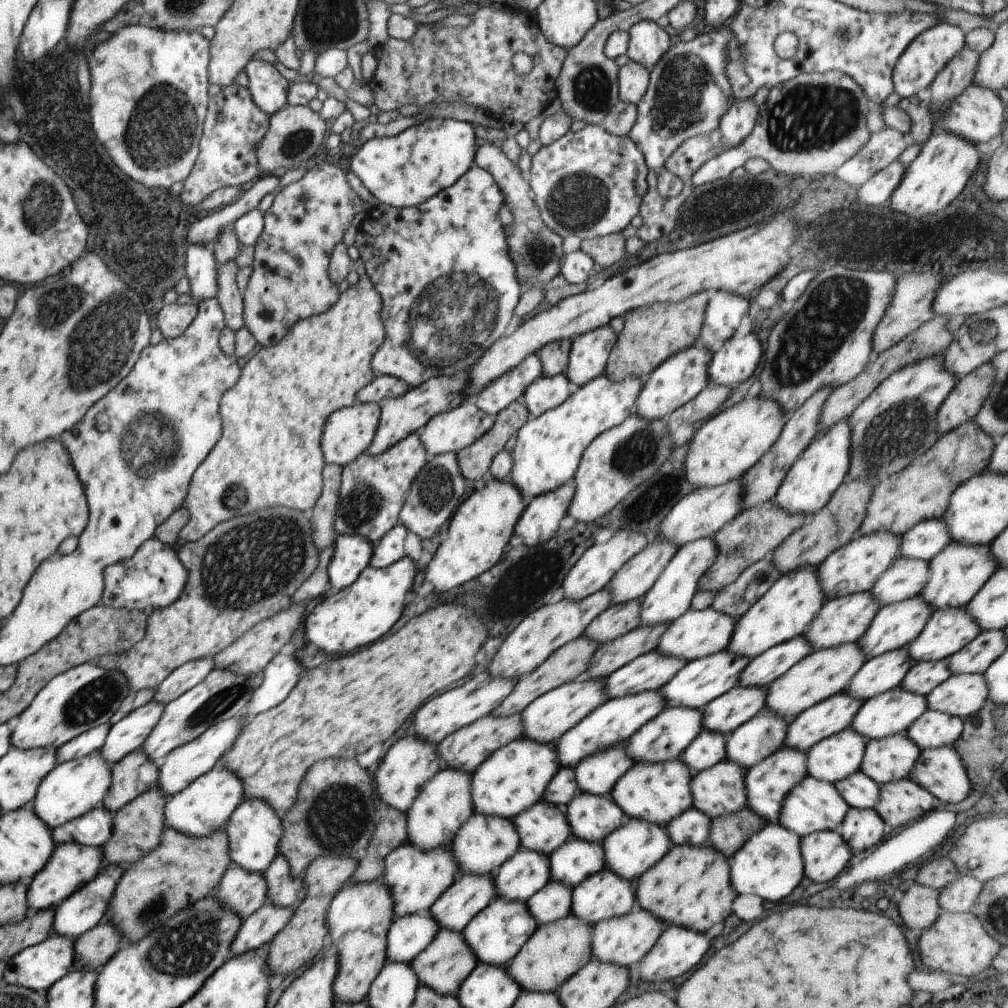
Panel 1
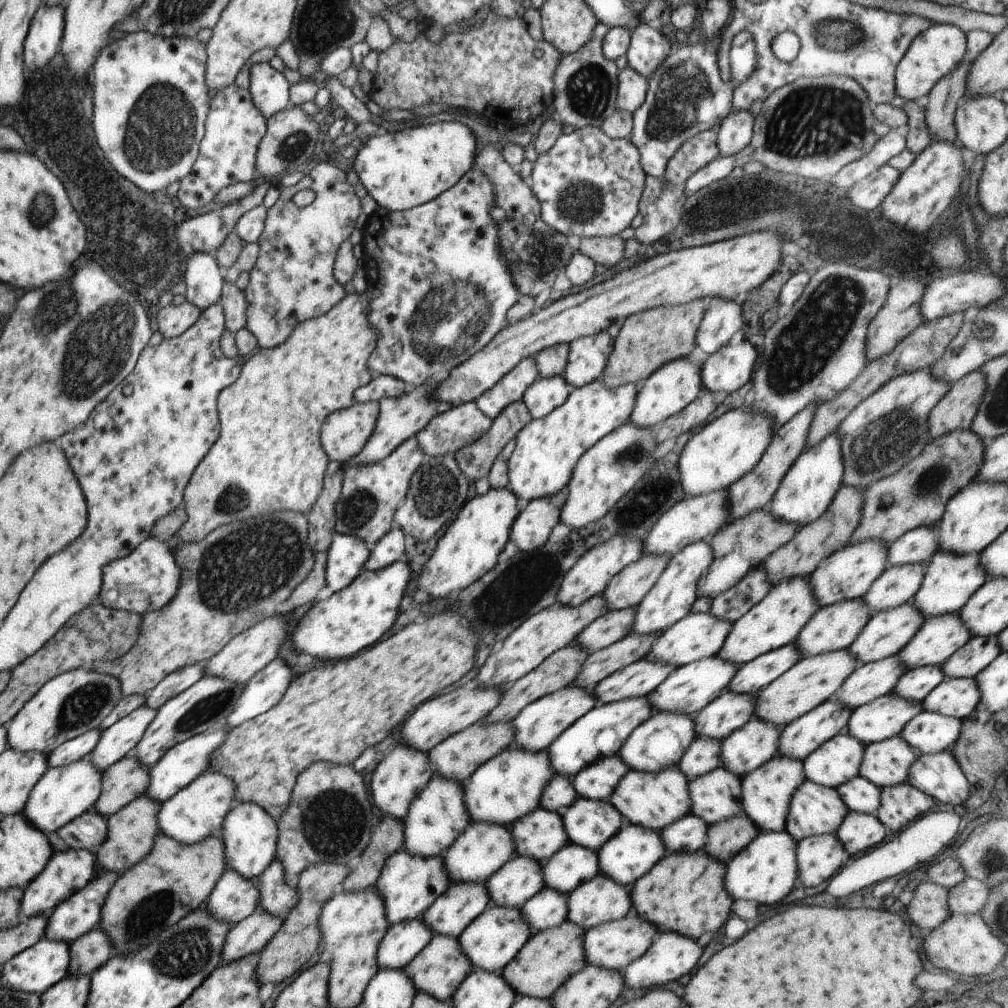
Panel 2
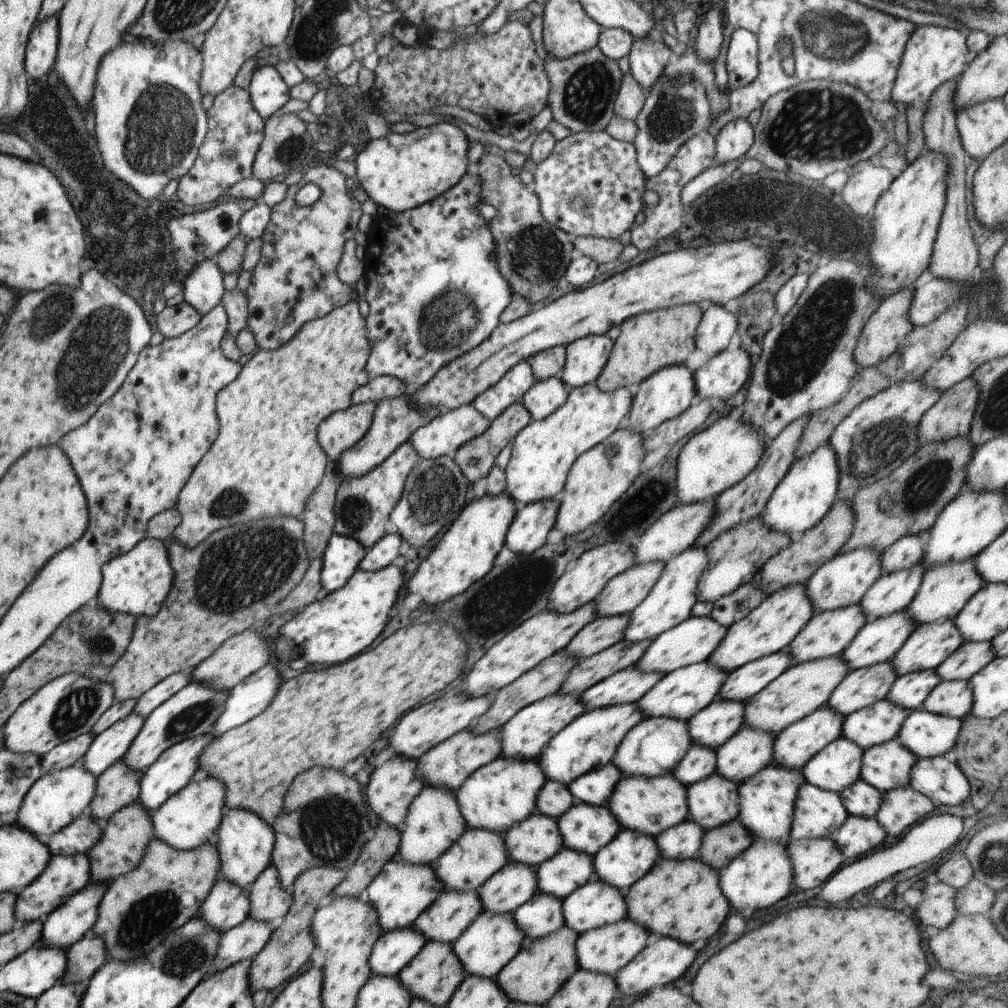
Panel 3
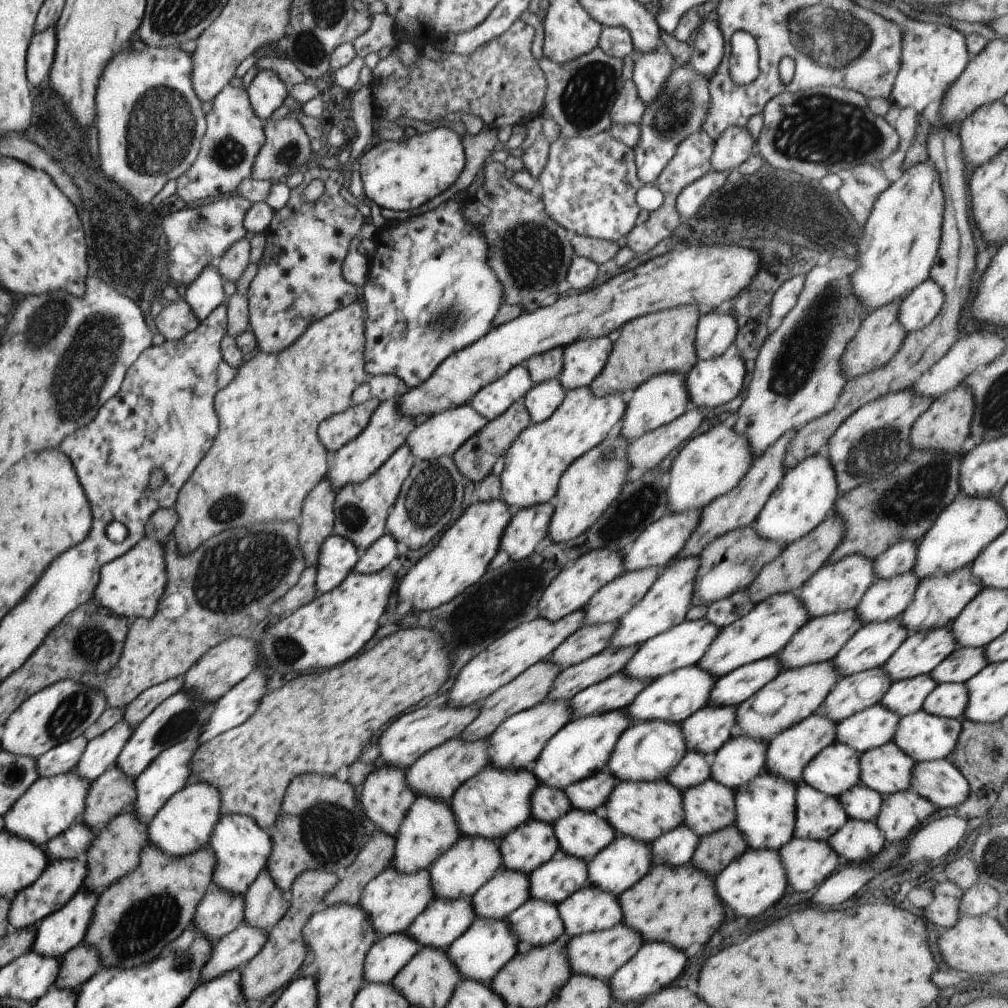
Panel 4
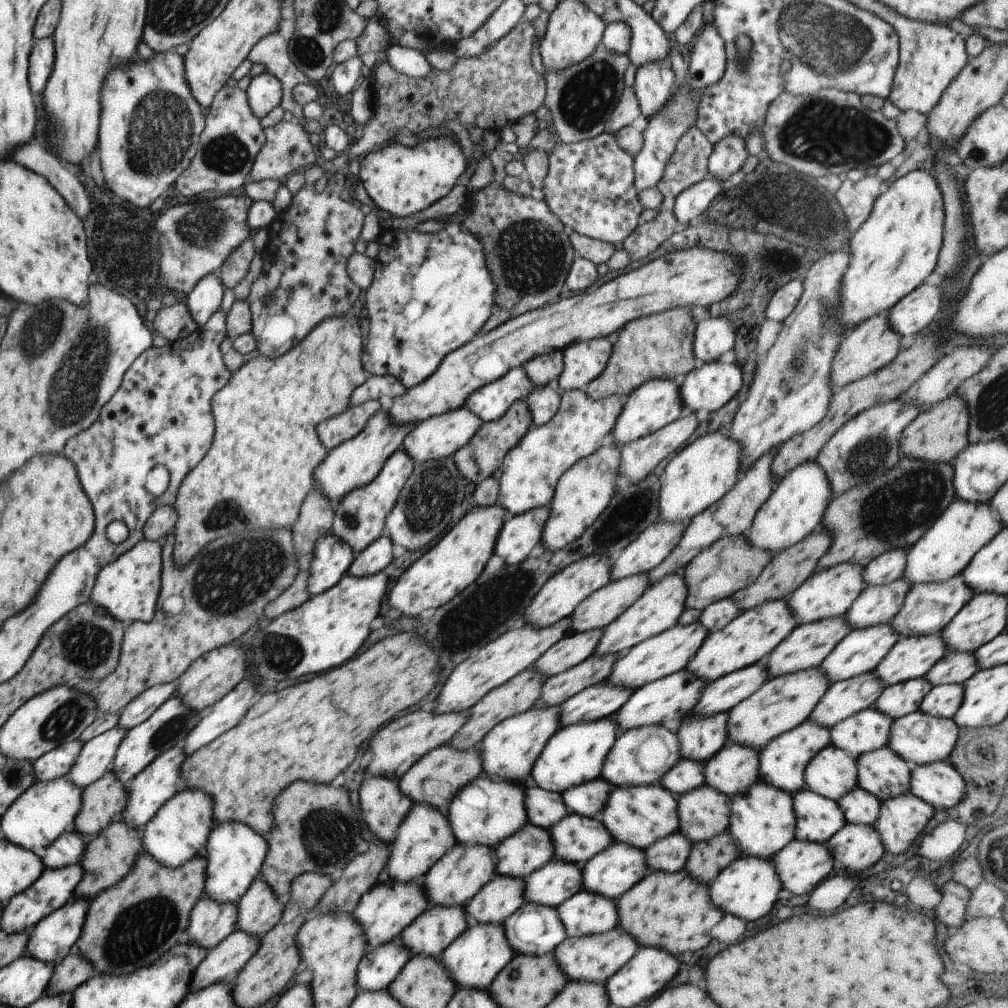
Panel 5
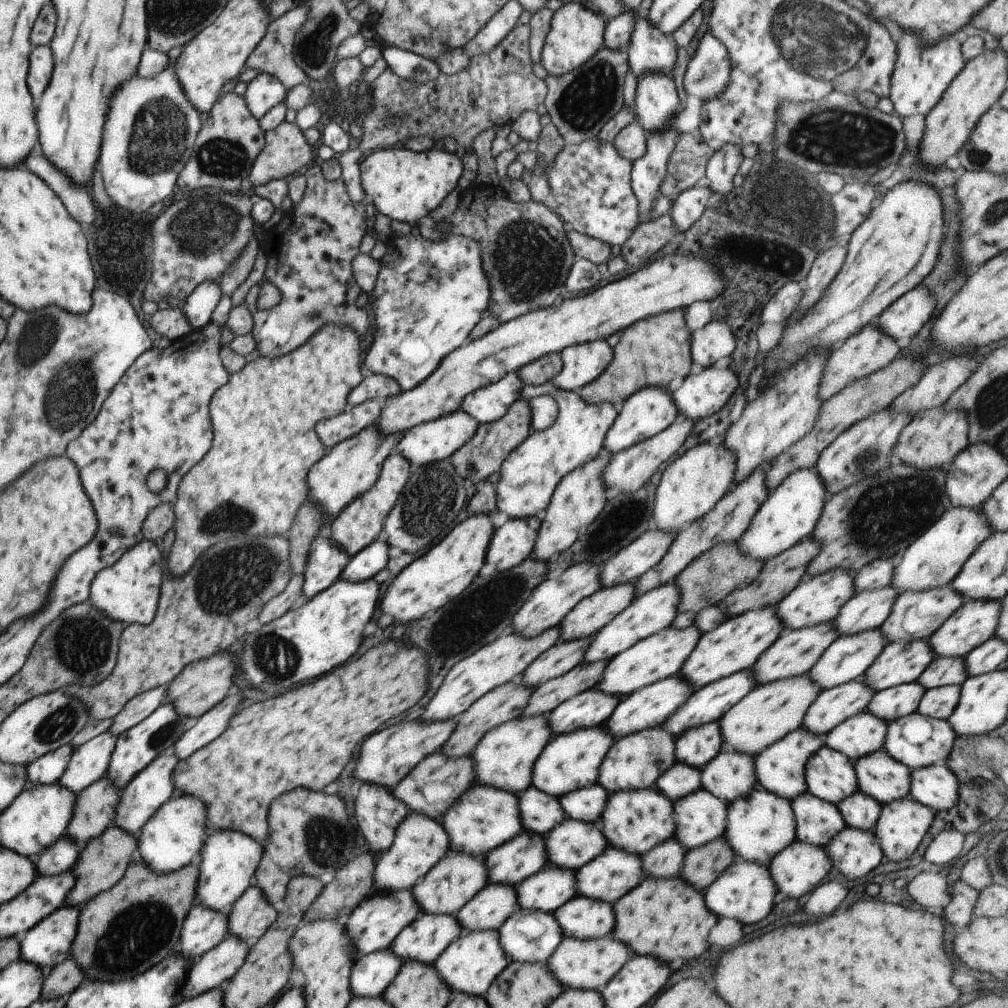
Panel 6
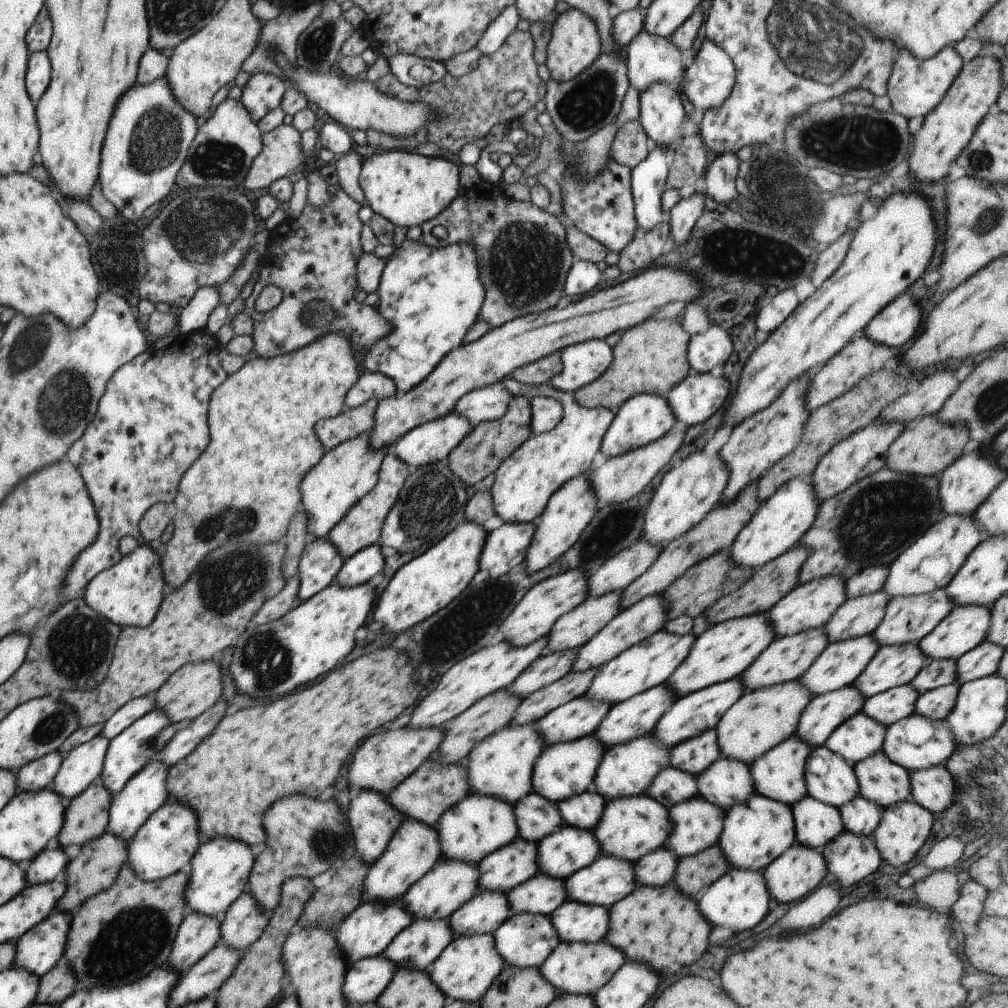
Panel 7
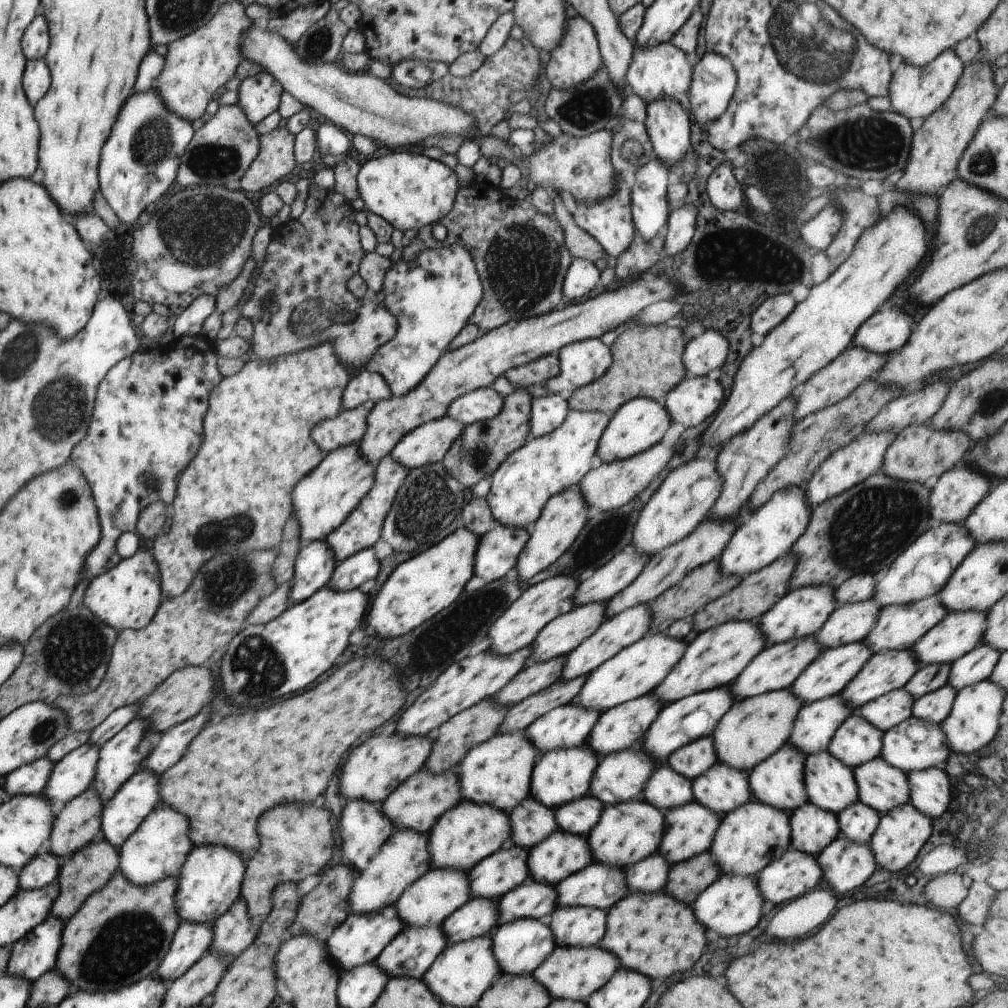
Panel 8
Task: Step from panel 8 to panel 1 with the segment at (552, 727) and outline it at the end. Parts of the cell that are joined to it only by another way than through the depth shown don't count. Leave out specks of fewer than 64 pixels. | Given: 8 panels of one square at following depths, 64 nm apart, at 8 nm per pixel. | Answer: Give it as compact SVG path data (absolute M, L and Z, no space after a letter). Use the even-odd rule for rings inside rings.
M655 650L644 654L605 679L605 698L610 700L628 694L658 691L686 664L678 658L658 655Z

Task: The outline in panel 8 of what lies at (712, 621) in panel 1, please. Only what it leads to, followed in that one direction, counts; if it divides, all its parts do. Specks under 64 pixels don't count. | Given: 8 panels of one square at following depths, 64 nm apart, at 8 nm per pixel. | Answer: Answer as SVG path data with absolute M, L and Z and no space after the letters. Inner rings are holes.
M664 632L646 635L593 670L574 701L588 710L600 710L603 713L619 704L651 693L670 674L676 663L680 662L689 643L688 638L674 640Z

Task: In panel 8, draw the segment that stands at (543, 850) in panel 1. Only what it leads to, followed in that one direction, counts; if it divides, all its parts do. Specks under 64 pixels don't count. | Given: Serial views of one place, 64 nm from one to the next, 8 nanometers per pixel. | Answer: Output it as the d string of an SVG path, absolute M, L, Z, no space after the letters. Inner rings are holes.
M503 846L496 854L481 860L468 873L470 895L477 898L503 897L510 890L520 886L526 874L526 856L528 852L514 846Z

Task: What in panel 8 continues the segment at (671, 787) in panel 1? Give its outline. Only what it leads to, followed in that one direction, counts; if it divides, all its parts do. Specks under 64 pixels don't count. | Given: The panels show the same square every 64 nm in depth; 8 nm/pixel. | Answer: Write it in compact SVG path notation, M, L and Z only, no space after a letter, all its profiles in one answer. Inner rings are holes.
M642 800L604 806L598 824L588 834L588 846L593 861L602 864L608 862L610 866L626 868L656 853L664 835L665 815L666 813L658 810L656 806Z

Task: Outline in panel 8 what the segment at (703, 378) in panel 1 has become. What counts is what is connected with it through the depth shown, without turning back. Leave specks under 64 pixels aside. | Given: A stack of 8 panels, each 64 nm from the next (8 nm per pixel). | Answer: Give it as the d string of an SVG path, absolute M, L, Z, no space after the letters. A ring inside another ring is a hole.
M646 397L629 400L618 408L614 416L611 416L610 424L598 443L597 454L603 463L632 458L634 454L640 454L658 444L671 424L672 420L665 407L660 406L656 400Z

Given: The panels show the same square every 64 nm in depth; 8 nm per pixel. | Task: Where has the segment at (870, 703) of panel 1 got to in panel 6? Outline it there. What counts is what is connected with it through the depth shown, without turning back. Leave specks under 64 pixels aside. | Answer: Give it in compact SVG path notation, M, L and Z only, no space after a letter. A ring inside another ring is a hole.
M862 711L850 718L844 720L833 728L824 736L825 745L832 748L832 750L837 750L842 752L844 756L847 756L852 762L857 761L859 758L868 756L877 750L882 750L884 748L884 743L886 742L888 722L870 714L870 712Z

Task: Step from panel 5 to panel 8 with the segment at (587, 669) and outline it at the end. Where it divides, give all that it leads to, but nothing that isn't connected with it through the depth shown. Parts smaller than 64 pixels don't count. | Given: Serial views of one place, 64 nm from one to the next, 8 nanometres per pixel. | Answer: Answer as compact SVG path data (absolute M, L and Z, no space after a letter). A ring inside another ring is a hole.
M588 675L578 676L578 678L572 680L561 678L544 690L540 690L540 692L536 692L536 694L532 694L522 702L510 707L508 714L506 714L506 720L500 724L499 732L506 734L506 732L525 730L534 720L540 718L549 710L570 704L577 698L578 692L582 690L586 678L588 678Z

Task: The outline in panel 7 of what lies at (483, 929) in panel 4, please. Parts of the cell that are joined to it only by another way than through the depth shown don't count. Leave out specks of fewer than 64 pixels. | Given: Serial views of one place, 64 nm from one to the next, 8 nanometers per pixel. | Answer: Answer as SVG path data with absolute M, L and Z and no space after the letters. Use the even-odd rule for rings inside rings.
M493 933L472 934L456 936L431 964L429 976L448 1000L479 1002L504 967L505 962L496 950Z

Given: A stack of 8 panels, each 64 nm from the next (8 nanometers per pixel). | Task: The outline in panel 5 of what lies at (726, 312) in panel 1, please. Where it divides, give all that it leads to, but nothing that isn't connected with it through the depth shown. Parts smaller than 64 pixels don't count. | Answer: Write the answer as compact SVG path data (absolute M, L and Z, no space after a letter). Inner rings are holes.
M709 317L695 327L693 353L700 362L714 362L735 345L735 332L728 318Z

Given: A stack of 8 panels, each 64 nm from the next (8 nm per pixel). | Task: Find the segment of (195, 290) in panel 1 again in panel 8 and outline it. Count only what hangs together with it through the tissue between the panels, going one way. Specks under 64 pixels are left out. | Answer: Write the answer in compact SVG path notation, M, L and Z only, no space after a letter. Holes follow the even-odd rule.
M202 294L182 314L175 316L171 321L175 339L201 334L204 322L216 310L216 299L212 294Z

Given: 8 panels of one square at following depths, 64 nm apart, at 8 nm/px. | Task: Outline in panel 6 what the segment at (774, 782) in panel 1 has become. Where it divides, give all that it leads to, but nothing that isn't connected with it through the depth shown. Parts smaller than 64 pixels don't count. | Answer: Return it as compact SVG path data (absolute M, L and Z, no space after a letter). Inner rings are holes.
M755 786L746 798L728 805L726 830L723 836L736 858L769 866L771 860L796 838L796 818L790 800Z

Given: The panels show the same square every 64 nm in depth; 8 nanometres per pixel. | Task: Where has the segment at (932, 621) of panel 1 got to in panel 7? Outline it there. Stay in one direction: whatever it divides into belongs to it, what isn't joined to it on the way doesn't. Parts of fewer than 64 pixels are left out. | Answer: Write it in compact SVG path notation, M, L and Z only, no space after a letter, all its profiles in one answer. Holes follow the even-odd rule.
M916 643L882 646L853 682L854 688L867 699L891 688L908 685L928 660Z

